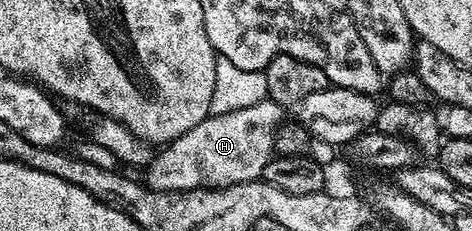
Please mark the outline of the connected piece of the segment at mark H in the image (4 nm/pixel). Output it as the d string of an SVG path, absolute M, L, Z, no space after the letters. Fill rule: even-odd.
M272 100L252 103L252 107L244 107L235 113L218 113L205 117L192 131L180 135L159 148L150 164L144 170L145 184L156 191L173 193L180 189L223 189L229 185L239 185L245 181L257 181L262 176L264 167L275 156L275 133L284 121L283 106Z

